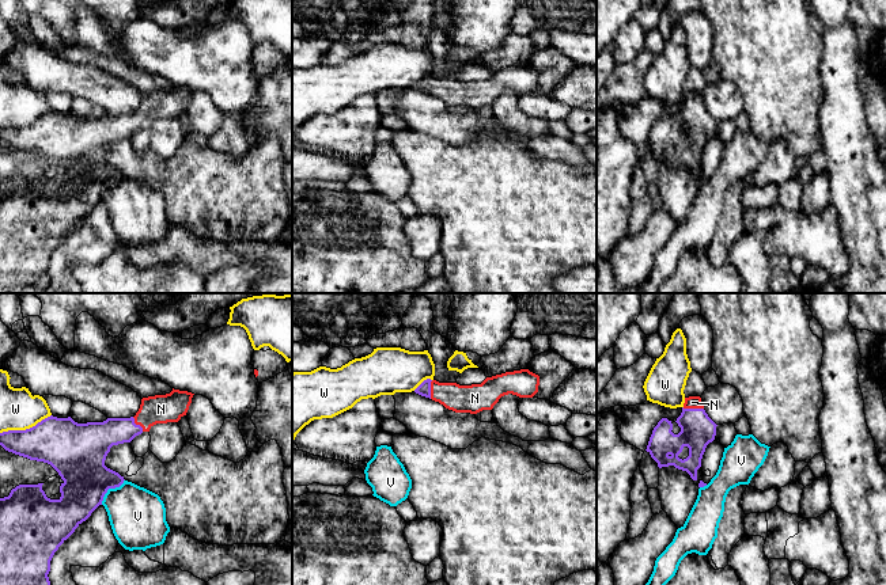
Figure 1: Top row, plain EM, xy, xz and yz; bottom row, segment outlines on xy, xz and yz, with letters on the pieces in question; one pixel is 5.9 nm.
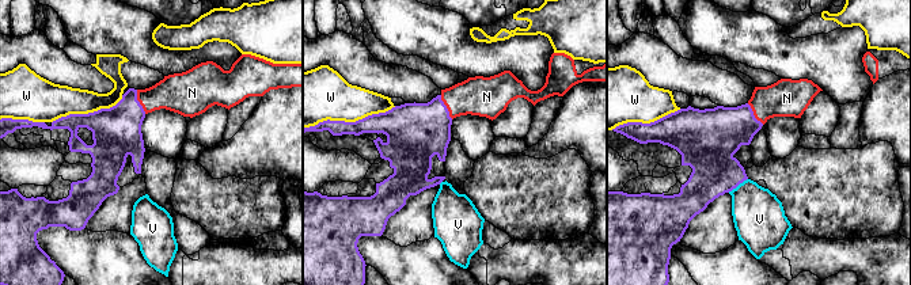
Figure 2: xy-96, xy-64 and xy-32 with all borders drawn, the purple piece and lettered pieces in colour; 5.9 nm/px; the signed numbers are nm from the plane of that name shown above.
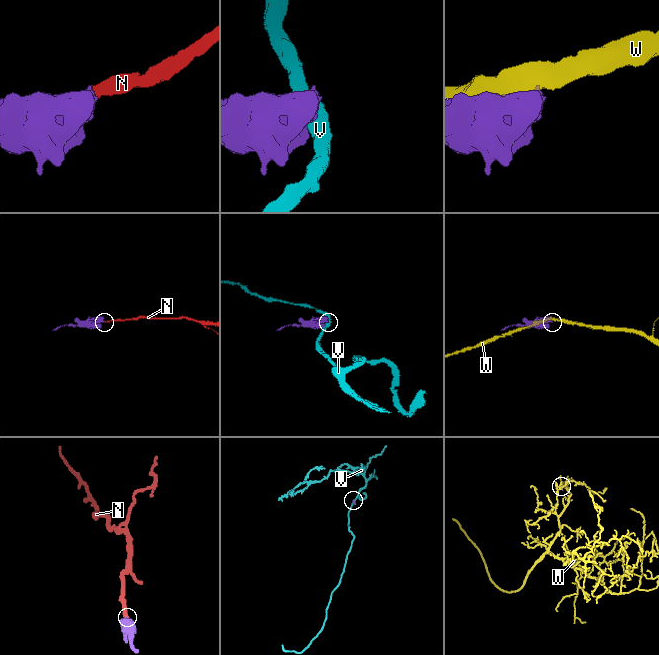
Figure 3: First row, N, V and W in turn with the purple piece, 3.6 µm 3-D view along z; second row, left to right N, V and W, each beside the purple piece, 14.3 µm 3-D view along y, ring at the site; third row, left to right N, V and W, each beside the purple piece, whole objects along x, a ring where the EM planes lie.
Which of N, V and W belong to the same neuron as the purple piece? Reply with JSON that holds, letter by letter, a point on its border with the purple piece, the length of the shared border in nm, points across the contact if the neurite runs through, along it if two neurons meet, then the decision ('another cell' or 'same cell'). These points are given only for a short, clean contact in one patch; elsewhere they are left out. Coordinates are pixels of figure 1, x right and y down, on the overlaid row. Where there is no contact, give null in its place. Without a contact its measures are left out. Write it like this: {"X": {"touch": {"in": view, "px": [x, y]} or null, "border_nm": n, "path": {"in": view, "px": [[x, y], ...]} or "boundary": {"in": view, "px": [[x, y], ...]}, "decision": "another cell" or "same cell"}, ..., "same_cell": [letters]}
{"N": {"touch": {"in": "yz", "px": [693, 409]}, "border_nm": 130, "path": {"in": "yz", "px": [[697, 429], [693, 421], [693, 409], [692, 402]]}, "decision": "same cell"}, "V": {"touch": {"in": "xy", "px": [109, 487]}, "border_nm": 200, "boundary": {"in": "xy", "px": [[124, 479], [118, 486], [108, 490], [101, 504]]}, "decision": "another cell"}, "W": {"touch": {"in": "xy", "px": [26, 429]}, "border_nm": 320, "decision": "another cell"}, "same_cell": ["N"]}

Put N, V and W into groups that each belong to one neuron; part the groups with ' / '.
N / V / W

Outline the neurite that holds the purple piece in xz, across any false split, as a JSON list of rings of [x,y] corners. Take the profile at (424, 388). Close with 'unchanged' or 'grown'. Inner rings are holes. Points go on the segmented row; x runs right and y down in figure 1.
[[[520,369],[486,377],[481,384],[472,385],[427,379],[414,392],[439,402],[455,413],[477,414],[482,410],[492,410],[499,399],[508,394],[533,398],[538,392],[538,385],[538,375],[529,369]]] | grown

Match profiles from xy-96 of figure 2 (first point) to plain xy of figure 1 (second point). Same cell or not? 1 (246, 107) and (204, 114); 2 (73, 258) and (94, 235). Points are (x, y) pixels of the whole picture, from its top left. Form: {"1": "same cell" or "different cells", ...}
{"1": "different cells", "2": "different cells"}

